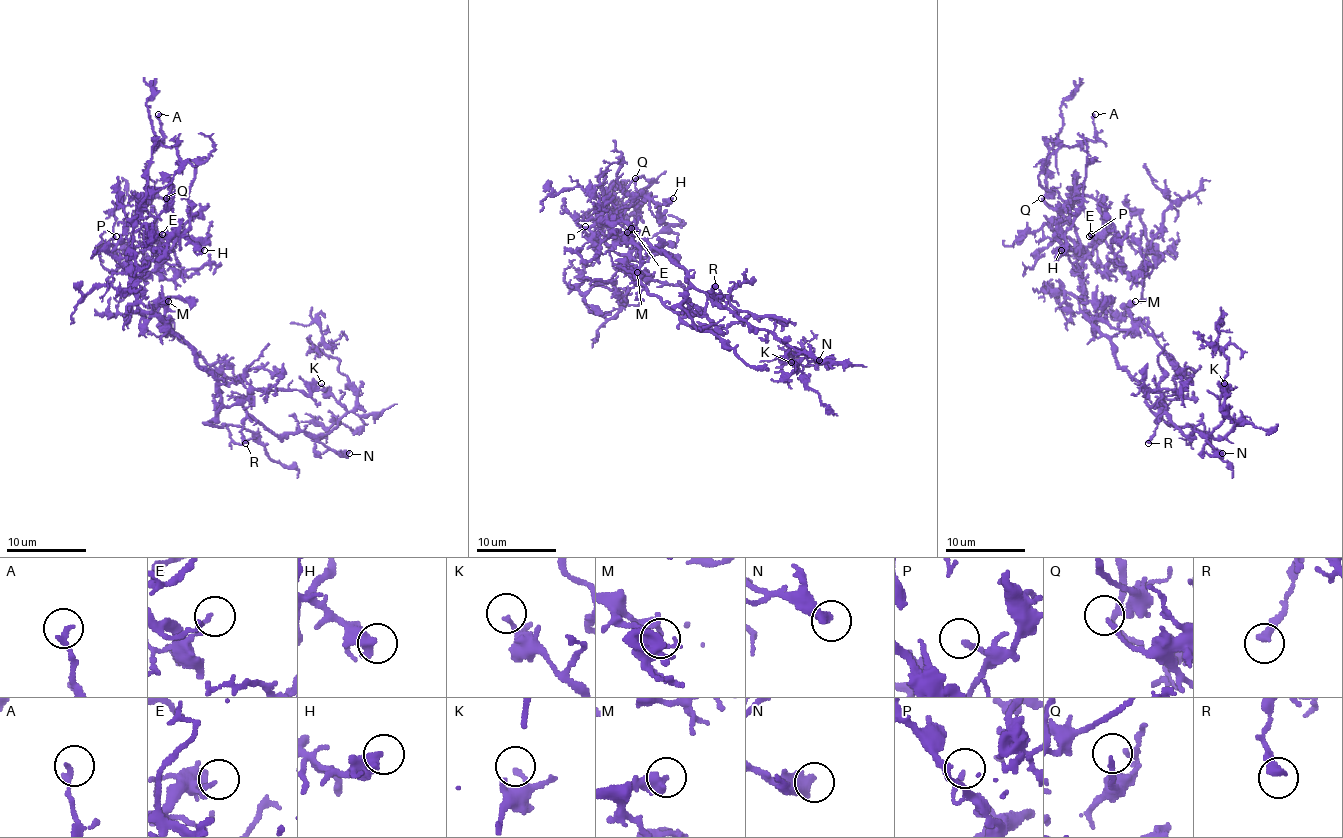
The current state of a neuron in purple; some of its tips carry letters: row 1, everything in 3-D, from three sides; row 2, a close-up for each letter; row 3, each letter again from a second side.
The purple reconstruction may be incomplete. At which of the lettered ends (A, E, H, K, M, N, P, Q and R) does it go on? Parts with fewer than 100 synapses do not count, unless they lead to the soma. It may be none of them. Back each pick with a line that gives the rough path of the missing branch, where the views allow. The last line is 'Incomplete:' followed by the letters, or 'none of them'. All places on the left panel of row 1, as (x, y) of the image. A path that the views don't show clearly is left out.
Incomplete: none of them

